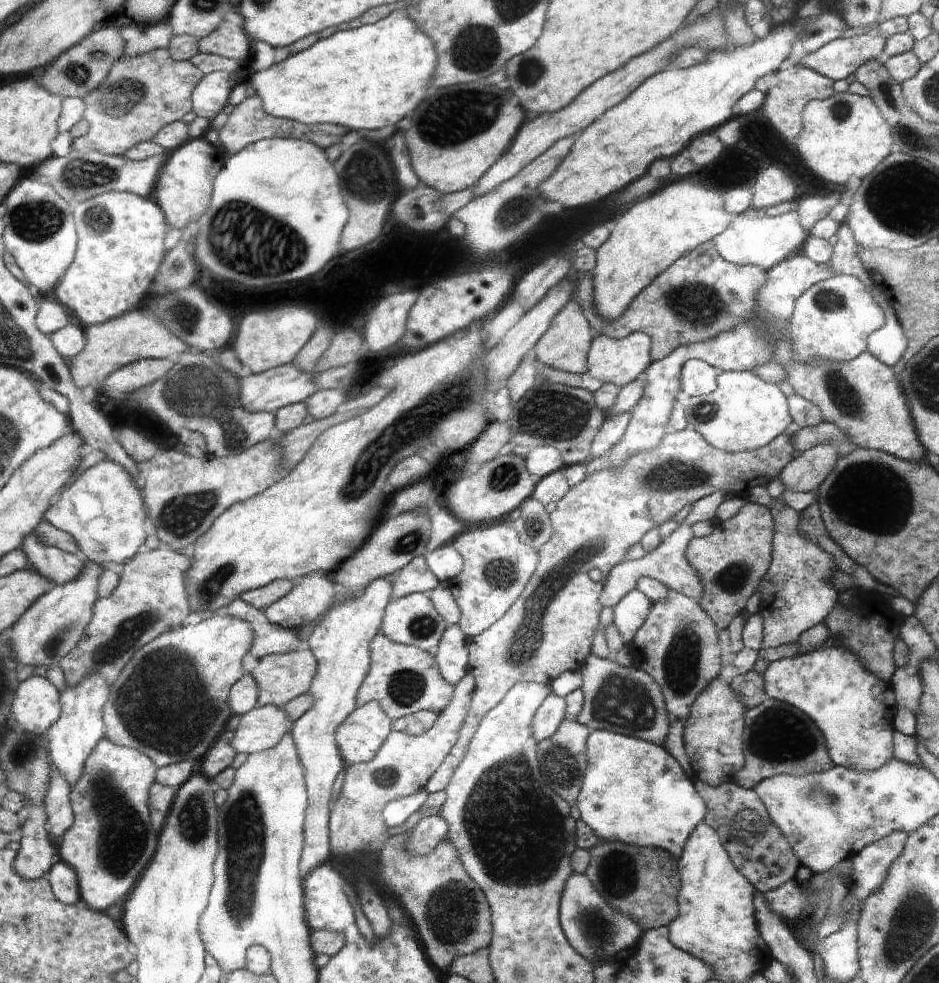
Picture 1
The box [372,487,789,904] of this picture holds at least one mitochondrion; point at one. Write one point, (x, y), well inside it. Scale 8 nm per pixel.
(517, 830)

